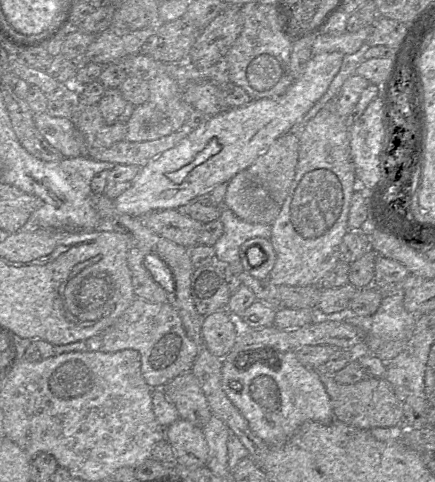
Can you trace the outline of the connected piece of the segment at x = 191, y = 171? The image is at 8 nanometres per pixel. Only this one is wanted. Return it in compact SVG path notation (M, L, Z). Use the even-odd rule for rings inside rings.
M340 52L314 54L302 77L295 80L283 96L253 100L245 106L207 117L204 124L190 130L175 147L140 167L132 185L113 200L116 210L140 218L155 210L177 209L215 186L228 183L301 121L326 93L341 68L343 58Z

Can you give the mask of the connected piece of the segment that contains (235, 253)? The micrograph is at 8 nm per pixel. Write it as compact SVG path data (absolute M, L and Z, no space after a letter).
M222 207L219 220L223 224L223 233L213 245L215 250L215 261L221 265L230 265L232 267L240 267L240 246L248 239L254 237L263 237L270 240L271 225L269 224L253 224L238 218L231 210Z

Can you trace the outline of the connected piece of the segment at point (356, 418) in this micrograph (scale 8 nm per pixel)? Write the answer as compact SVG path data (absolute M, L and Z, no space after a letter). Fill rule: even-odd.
M318 370L318 374L330 398L335 420L362 430L404 426L402 405L391 384L384 378L365 378L355 384L341 385L324 370Z

